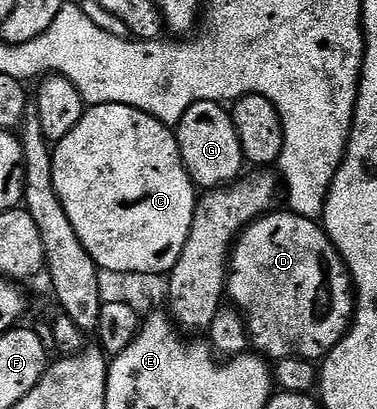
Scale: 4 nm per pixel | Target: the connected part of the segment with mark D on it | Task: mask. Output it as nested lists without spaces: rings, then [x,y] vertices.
[[[291,211],[276,212],[257,217],[237,236],[230,250],[226,293],[227,296],[232,296],[231,304],[242,314],[246,336],[257,354],[265,358],[272,357],[271,359],[320,359],[331,351],[348,331],[354,312],[354,286],[327,233],[313,218],[299,217]]]

